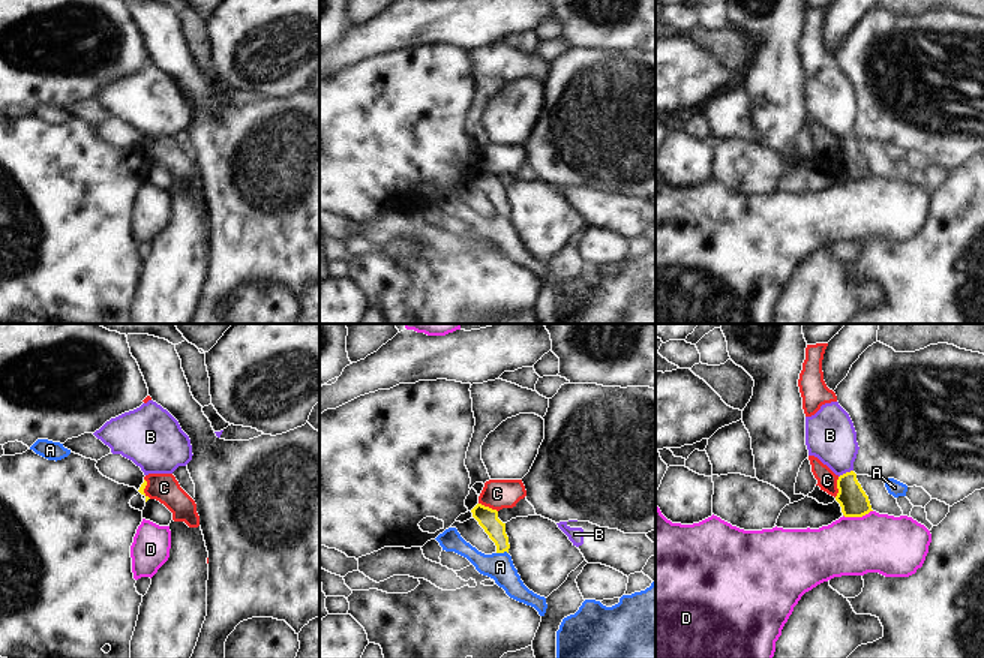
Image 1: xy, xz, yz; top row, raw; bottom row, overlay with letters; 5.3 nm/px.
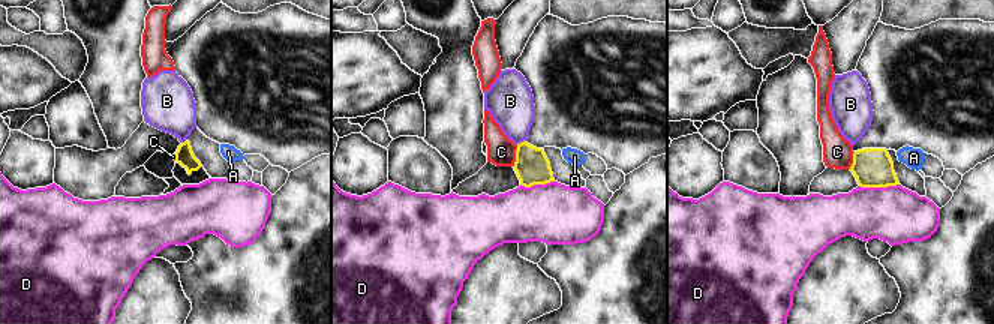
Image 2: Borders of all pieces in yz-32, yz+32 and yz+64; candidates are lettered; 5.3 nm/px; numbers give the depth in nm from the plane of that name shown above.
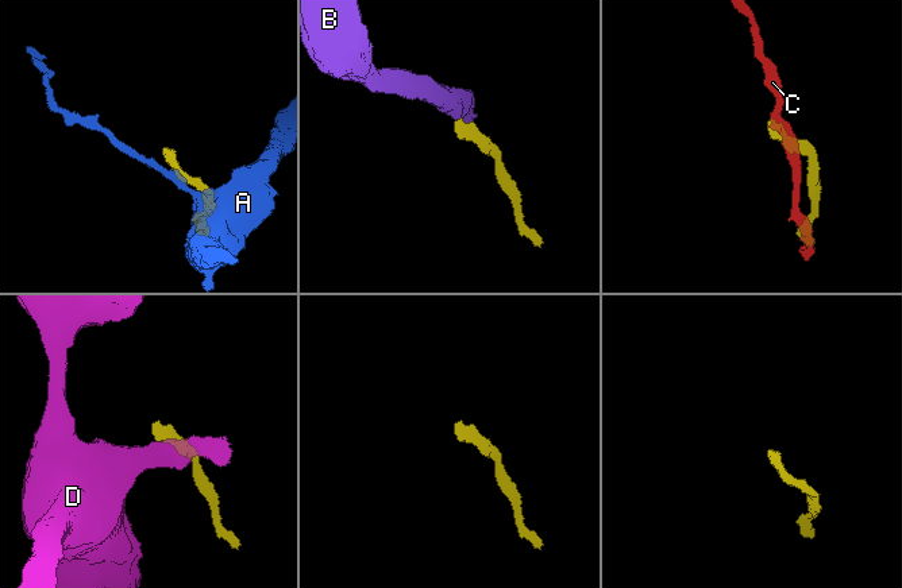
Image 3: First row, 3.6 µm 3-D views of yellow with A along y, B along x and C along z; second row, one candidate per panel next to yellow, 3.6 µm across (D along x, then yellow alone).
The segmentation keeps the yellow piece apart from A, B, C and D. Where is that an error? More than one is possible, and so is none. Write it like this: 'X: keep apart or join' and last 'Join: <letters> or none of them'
A: keep apart
B: keep apart
C: keep apart
D: keep apart
Join: none of them

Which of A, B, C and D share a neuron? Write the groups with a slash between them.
A / B / C / D

